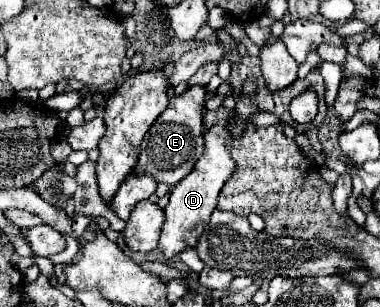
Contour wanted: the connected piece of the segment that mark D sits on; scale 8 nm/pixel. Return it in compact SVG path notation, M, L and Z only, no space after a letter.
M215 125L213 129L209 129L205 133L205 153L203 157L195 163L193 171L171 191L169 203L165 207L165 225L161 231L161 239L159 239L159 249L163 251L165 259L173 259L177 257L183 249L187 247L195 247L197 239L201 237L201 231L205 231L211 213L217 207L217 197L221 187L225 185L225 181L229 179L229 175L235 171L235 163L229 155L229 149L225 147L225 143L229 141L231 133L225 127Z

